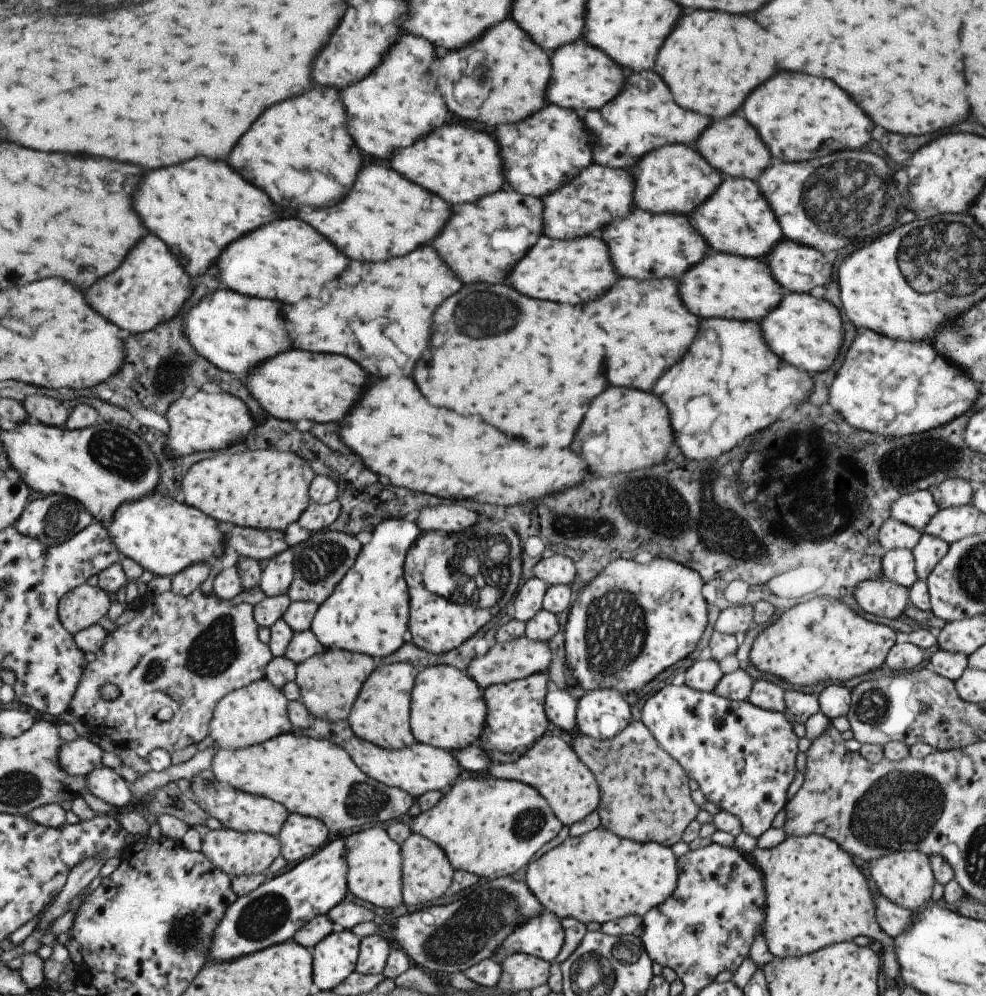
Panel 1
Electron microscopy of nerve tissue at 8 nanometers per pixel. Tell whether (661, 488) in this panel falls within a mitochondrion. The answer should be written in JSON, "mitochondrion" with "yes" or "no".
{"mitochondrion":"yes"}

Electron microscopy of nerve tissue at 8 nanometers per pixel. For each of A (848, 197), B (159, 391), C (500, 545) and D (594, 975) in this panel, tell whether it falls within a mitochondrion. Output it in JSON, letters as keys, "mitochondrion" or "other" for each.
{"A":"mitochondrion","B":"mitochondrion","C":"mitochondrion","D":"mitochondrion"}

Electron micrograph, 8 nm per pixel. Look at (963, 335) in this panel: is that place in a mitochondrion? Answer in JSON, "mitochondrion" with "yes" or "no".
{"mitochondrion":"yes"}

